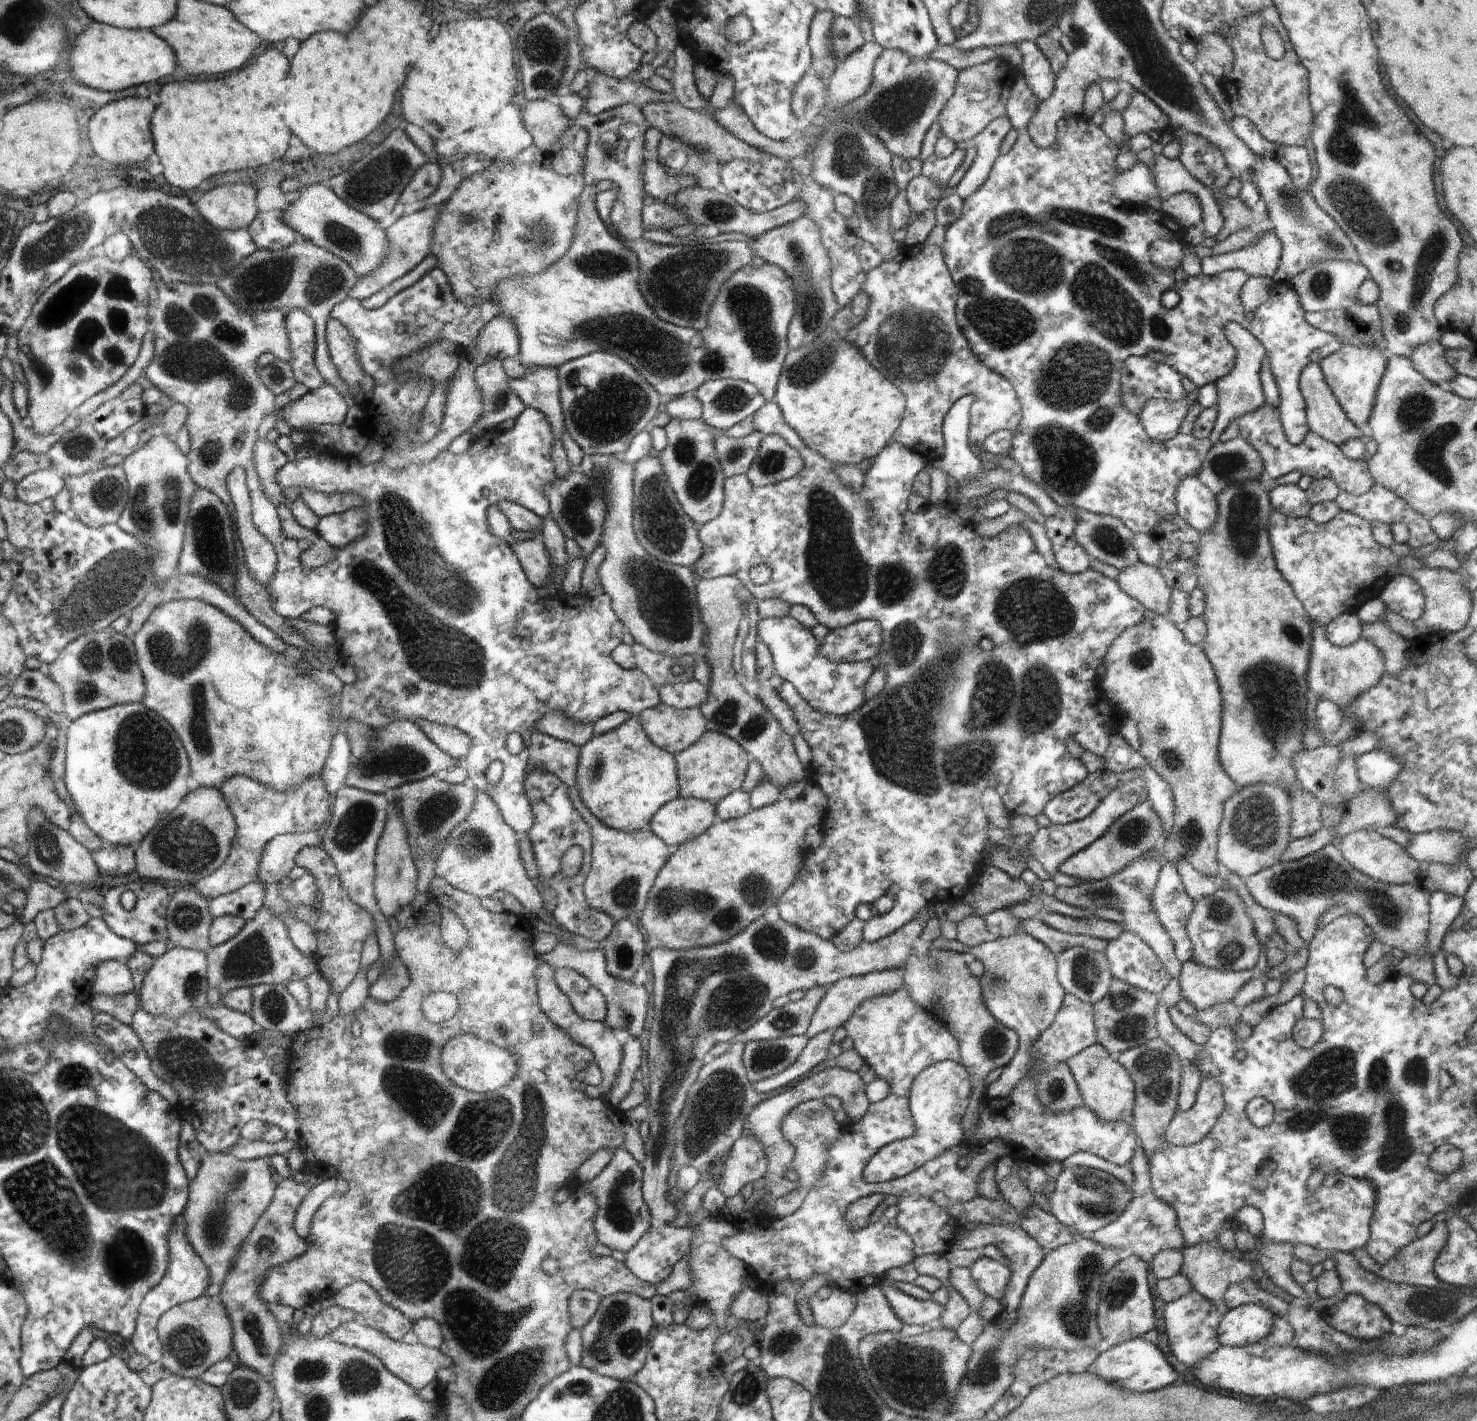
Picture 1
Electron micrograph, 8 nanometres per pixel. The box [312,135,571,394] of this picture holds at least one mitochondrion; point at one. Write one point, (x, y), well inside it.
(374, 180)

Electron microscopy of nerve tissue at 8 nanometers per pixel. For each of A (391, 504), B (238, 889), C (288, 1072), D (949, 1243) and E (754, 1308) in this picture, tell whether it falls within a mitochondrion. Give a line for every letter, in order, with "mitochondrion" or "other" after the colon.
A: mitochondrion
B: other
C: other
D: other
E: other

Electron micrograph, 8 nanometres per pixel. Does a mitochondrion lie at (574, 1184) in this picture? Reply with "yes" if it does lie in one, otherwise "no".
no

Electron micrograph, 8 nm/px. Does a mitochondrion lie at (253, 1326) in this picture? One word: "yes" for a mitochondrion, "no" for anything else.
yes

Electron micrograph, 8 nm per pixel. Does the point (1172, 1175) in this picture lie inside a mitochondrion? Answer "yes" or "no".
no

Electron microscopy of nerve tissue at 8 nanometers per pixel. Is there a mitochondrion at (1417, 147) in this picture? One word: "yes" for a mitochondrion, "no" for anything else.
no

